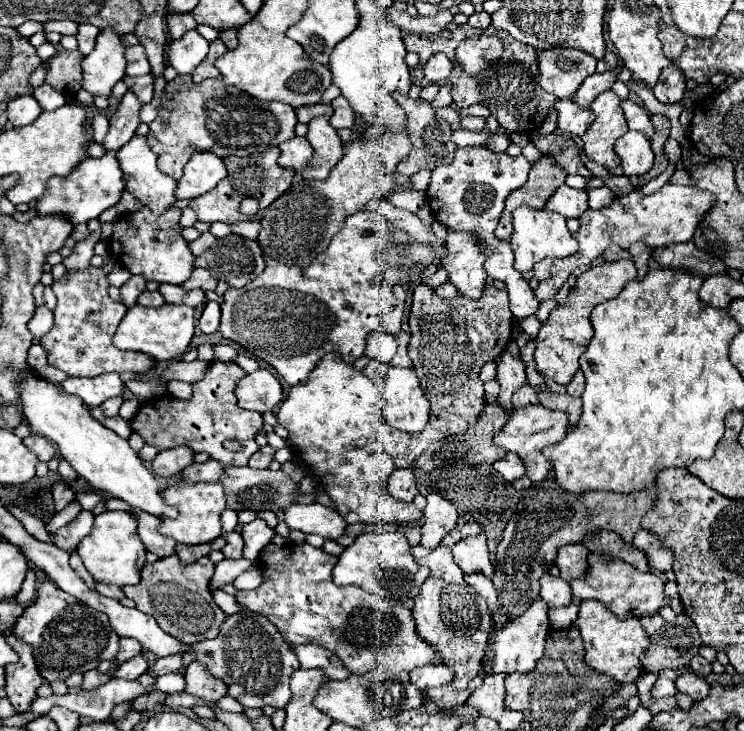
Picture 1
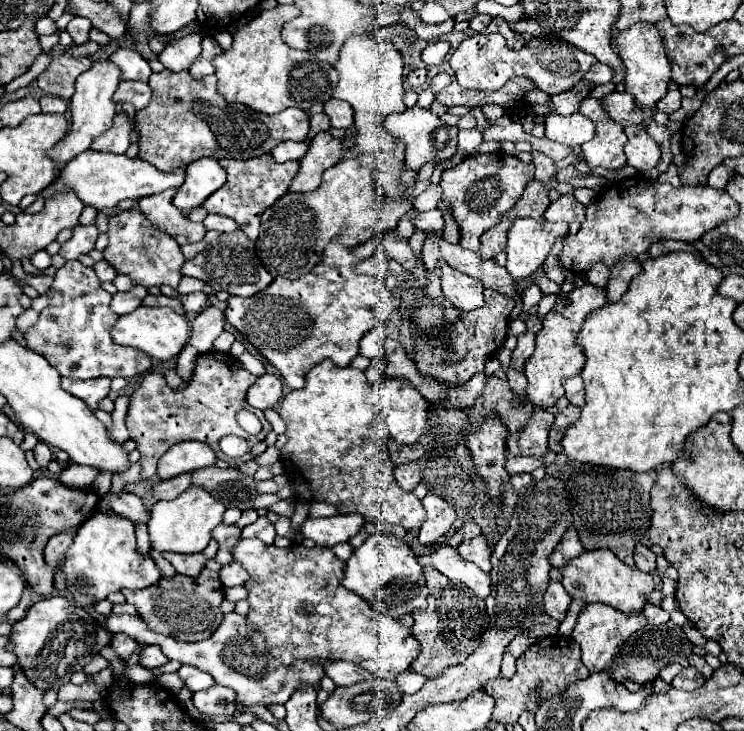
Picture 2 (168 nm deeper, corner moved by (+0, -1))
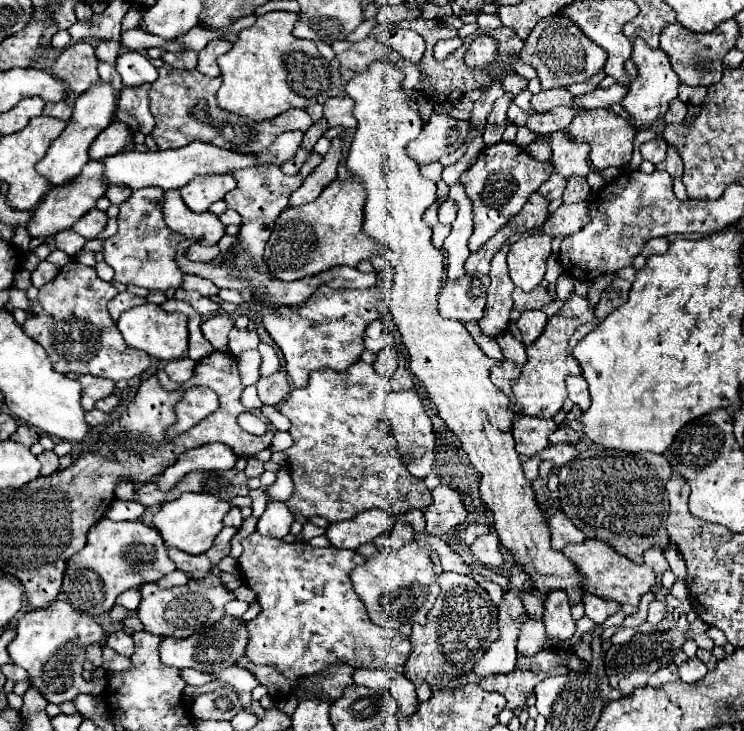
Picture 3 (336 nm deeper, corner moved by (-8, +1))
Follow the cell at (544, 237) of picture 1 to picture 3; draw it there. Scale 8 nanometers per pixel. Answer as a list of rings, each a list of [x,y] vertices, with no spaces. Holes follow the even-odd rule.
[[[536,232],[536,234],[530,234],[530,236],[520,238],[516,244],[510,246],[510,252],[508,252],[510,278],[524,292],[530,292],[532,288],[536,288],[542,282],[542,278],[546,274],[546,260],[552,254],[552,240],[554,240],[552,236],[544,236],[542,232]]]

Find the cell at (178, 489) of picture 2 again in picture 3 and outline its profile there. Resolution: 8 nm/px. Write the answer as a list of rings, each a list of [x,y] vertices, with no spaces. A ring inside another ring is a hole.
[[[146,482],[140,484],[136,490],[136,502],[144,504],[144,506],[154,506],[154,504],[164,504],[168,492],[160,492],[156,482]]]

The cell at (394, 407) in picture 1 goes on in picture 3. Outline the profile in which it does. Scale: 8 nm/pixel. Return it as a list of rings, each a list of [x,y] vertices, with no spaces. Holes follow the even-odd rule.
[[[400,390],[400,392],[390,392],[388,400],[386,400],[386,418],[392,426],[394,438],[398,442],[398,452],[402,454],[402,462],[406,464],[408,472],[418,478],[424,480],[430,470],[432,470],[432,462],[434,462],[434,444],[436,444],[436,436],[432,430],[432,420],[428,418],[422,400],[418,396],[416,390]]]

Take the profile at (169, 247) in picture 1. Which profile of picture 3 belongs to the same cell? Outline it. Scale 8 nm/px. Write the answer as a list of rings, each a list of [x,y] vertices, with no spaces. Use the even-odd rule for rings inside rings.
[[[144,188],[140,192],[132,192],[124,204],[120,204],[118,214],[118,232],[104,240],[104,260],[114,268],[114,280],[122,284],[136,284],[148,290],[168,290],[180,288],[182,272],[176,264],[178,244],[184,236],[166,228],[162,220],[162,200],[164,190],[160,188]]]

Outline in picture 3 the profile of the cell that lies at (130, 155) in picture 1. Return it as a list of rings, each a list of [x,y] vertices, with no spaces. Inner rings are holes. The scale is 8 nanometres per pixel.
[[[178,190],[164,192],[164,222],[178,234],[204,246],[216,244],[224,236],[224,224],[214,214],[194,214],[186,208]]]

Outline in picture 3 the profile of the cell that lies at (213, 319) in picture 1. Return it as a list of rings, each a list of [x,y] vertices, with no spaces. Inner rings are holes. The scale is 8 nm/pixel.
[[[220,312],[216,316],[210,316],[208,320],[202,322],[202,332],[204,338],[214,346],[214,350],[226,350],[228,344],[228,334],[234,328],[232,320],[228,314]]]

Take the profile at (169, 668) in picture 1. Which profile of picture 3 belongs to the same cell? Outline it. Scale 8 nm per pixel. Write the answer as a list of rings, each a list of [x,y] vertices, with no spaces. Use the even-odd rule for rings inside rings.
[[[108,646],[102,648],[102,654],[104,654],[104,666],[102,668],[106,668],[108,672],[126,672],[126,670],[132,668],[132,660],[130,658],[114,652]]]

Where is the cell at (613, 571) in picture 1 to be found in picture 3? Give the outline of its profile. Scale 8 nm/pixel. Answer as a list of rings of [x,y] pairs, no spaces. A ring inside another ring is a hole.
[[[586,540],[582,544],[568,544],[562,550],[562,554],[572,564],[576,564],[576,568],[582,576],[582,584],[584,584],[586,594],[594,594],[604,600],[614,600],[618,604],[638,606],[642,594],[650,592],[656,586],[656,572],[652,572],[652,568],[648,568],[646,564],[630,562],[622,554],[618,554],[612,546],[608,546],[600,540]]]

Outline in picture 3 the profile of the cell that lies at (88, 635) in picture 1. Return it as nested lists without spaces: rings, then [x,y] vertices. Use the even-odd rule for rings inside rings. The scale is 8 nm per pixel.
[[[56,600],[48,608],[22,614],[16,626],[16,638],[8,644],[10,658],[16,666],[28,672],[28,680],[52,704],[74,700],[78,694],[96,694],[104,688],[88,688],[82,678],[82,664],[86,662],[86,646],[102,644],[104,630],[94,618],[84,616],[66,600]]]

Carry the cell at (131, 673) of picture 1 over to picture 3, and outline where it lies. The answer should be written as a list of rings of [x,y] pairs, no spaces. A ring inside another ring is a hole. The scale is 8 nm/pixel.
[[[224,616],[216,626],[207,628],[202,633],[197,632],[190,638],[184,638],[184,640],[164,638],[160,644],[160,660],[166,666],[174,666],[174,668],[194,668],[200,672],[224,670],[244,654],[246,644],[248,644],[246,624],[232,616]]]

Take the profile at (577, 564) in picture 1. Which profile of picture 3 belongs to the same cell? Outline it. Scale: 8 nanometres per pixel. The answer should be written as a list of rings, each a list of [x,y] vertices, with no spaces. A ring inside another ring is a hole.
[[[562,512],[554,514],[548,522],[550,522],[550,532],[552,532],[552,548],[558,552],[564,550],[564,546],[570,542],[584,542],[586,540],[586,536]]]

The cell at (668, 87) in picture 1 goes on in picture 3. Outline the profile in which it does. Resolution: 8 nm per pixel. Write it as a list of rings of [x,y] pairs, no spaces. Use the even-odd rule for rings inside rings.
[[[674,100],[672,104],[670,104],[670,108],[668,108],[668,112],[666,112],[666,122],[668,124],[680,124],[684,118],[686,118],[686,112],[688,112],[688,106],[682,102],[682,100]]]

